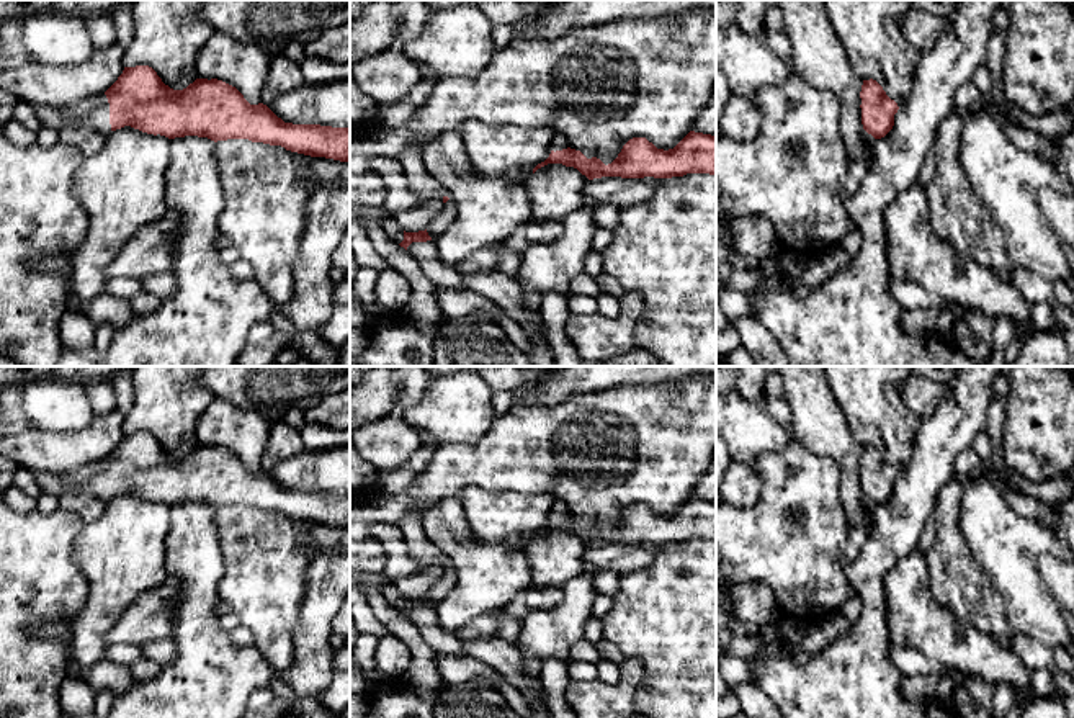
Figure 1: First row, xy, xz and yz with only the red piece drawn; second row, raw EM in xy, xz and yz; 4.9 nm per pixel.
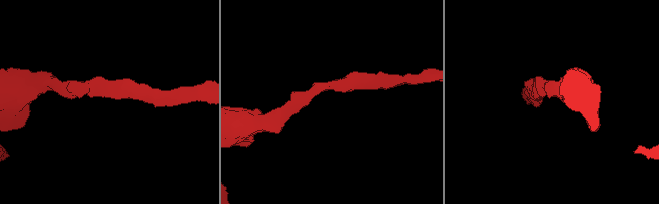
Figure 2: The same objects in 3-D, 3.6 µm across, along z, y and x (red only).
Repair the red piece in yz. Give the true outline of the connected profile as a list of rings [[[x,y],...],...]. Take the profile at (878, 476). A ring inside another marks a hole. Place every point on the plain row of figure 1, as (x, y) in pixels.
[[[873,445],[863,447],[860,464],[863,496],[875,505],[884,504],[894,492],[894,481],[899,476],[897,469]]]

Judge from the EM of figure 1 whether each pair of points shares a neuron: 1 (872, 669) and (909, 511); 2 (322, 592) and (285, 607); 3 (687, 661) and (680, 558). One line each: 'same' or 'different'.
1: same
2: different
3: same

